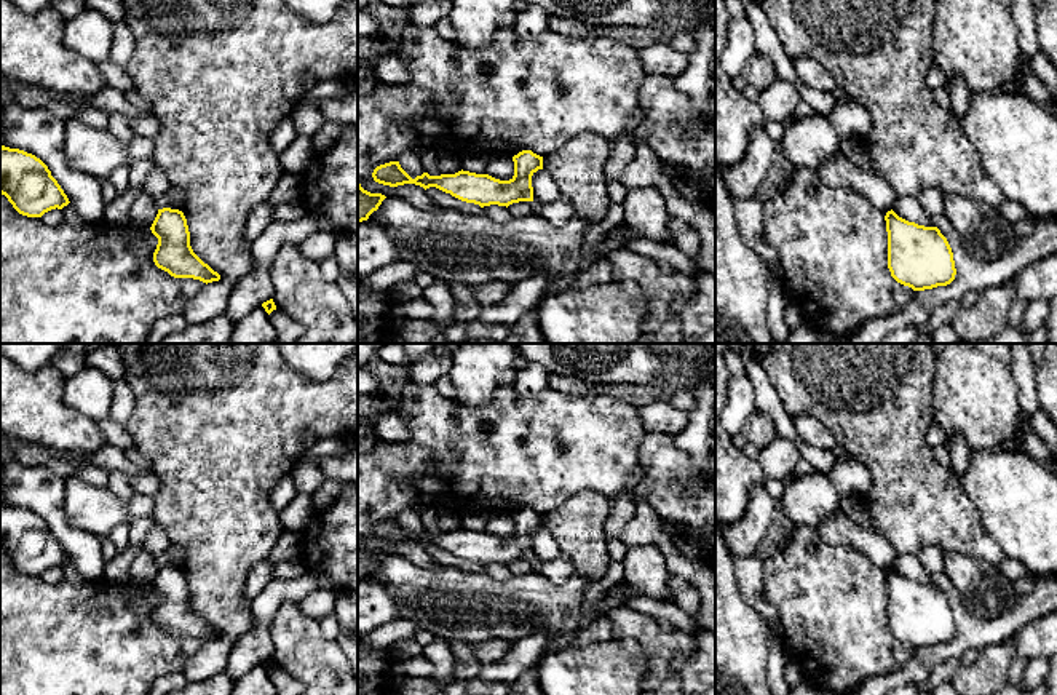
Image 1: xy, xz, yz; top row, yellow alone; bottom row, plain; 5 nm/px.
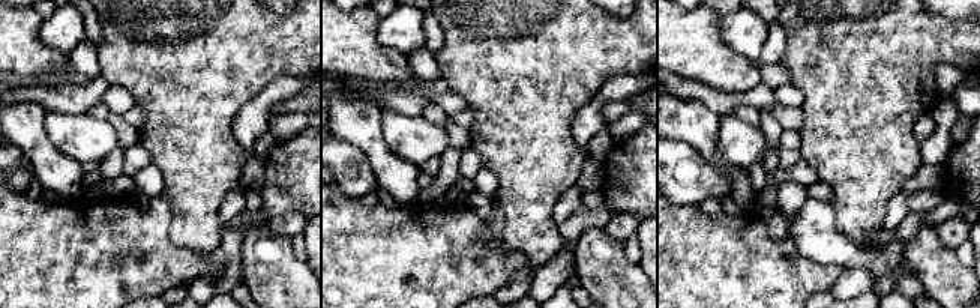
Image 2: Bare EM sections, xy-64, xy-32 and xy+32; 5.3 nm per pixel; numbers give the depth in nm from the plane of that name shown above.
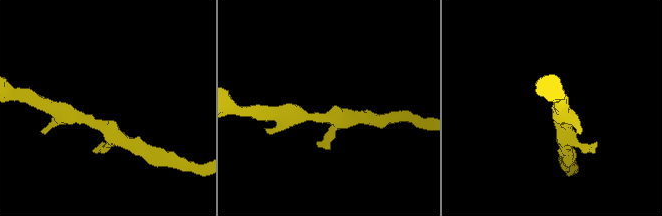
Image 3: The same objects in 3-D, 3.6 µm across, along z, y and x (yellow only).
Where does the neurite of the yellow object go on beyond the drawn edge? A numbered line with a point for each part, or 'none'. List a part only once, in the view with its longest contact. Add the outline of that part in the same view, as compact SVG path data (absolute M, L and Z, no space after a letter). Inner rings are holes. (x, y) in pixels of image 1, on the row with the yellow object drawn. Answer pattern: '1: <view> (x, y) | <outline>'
none

